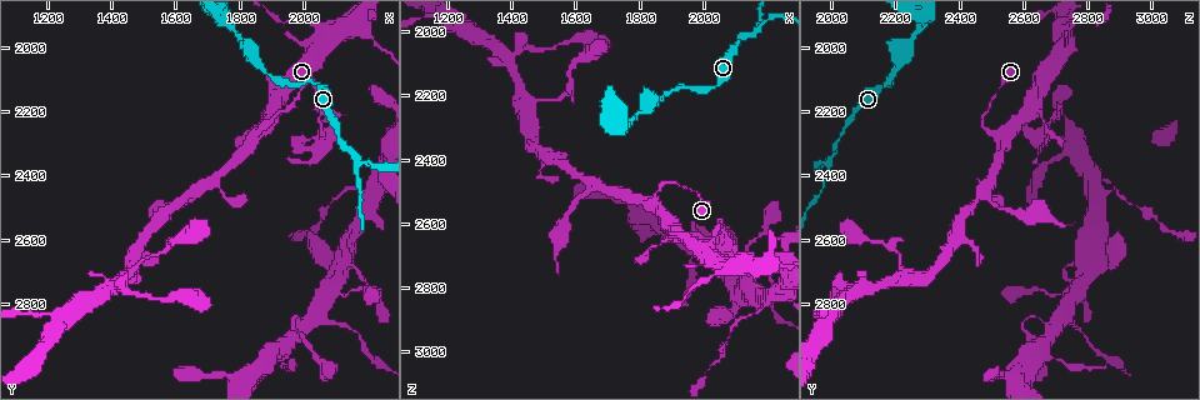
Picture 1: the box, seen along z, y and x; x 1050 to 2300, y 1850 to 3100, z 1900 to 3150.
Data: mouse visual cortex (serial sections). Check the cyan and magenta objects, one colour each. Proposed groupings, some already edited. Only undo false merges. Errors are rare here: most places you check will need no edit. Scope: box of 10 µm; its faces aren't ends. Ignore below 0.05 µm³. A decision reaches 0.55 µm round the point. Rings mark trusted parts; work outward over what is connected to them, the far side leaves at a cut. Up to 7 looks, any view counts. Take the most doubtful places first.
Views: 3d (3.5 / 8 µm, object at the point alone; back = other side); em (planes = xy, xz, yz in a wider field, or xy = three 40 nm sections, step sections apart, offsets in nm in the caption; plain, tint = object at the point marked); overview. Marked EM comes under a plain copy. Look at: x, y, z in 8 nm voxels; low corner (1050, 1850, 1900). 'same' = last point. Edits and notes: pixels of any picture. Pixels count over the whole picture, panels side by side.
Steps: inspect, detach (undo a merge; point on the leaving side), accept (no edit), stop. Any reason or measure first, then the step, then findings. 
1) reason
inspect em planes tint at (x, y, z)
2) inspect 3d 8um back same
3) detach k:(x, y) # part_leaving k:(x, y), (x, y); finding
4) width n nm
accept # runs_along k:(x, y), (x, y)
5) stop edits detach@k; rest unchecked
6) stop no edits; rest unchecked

branch point
inspect 3d 3.5um back at (2160, 2350, 1990)

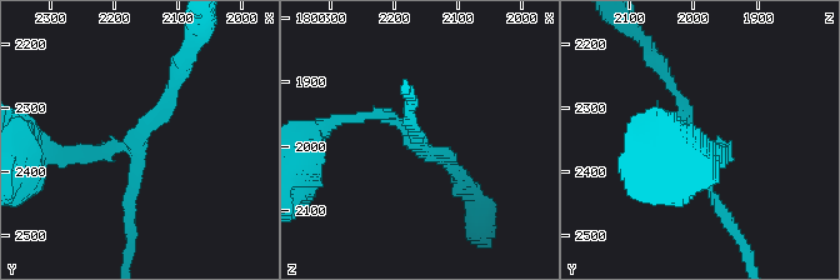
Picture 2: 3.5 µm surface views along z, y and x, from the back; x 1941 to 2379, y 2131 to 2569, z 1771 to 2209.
arms 3; arm_widths 100, 150, 150 nm
inspect em xy step 1 tint at (2165, 2360, 1995)

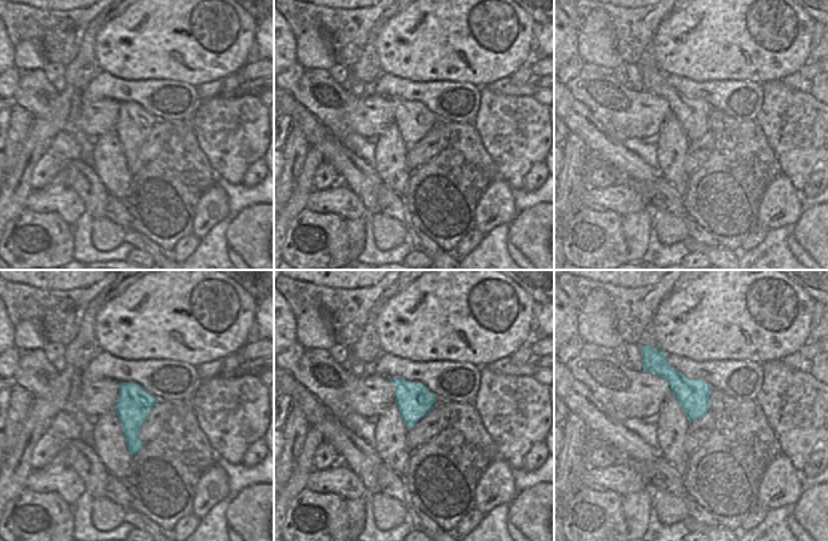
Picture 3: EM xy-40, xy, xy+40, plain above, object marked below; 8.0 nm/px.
inspect em xy step 3 tint same

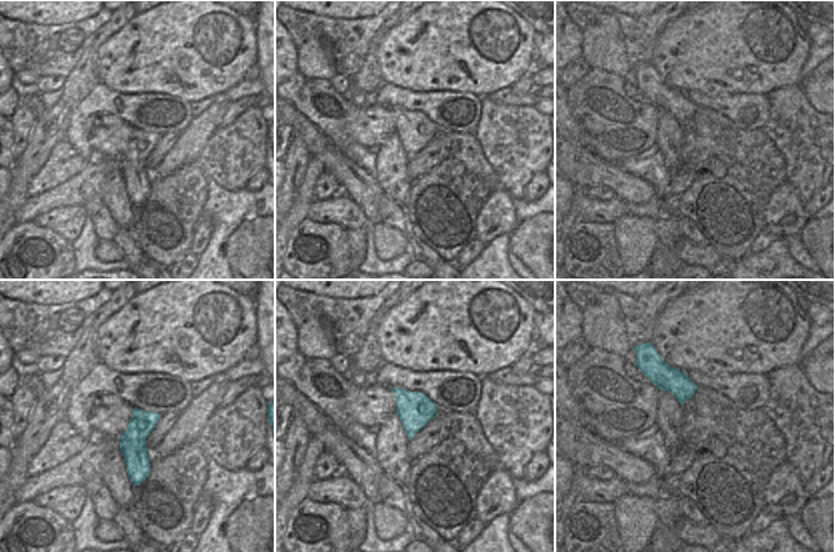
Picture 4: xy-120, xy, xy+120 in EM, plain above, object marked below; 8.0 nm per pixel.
accept # runs_along 2:(666, 79), (726, 221); one cell here

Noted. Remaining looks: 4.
arms part here
inspect 3d 3.5um at (1990, 2070, 2680)

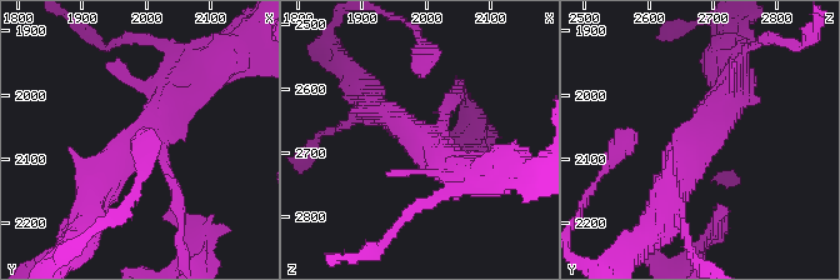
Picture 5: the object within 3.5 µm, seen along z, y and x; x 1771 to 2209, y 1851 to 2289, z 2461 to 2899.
arm_widths 150, 350, 450 nm
accept # continuous, no second cell

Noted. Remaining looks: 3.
abrupt turn
inspect 3d 8um at (2070, 2280, 2630)

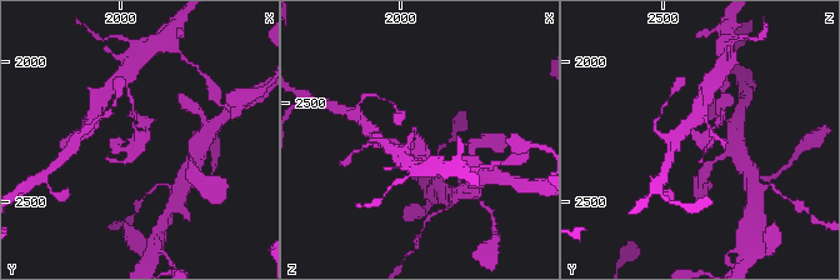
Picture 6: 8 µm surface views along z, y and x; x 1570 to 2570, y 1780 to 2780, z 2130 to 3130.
now the EM
inspect em xy step 5 tint same

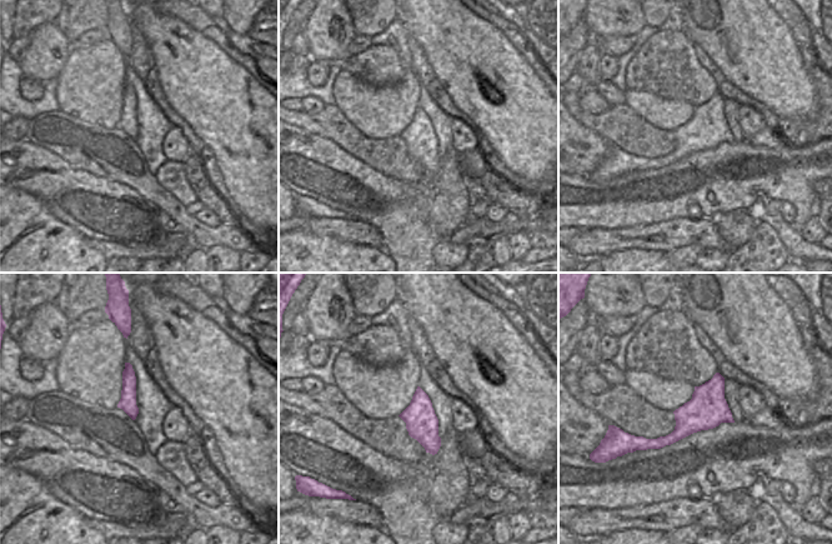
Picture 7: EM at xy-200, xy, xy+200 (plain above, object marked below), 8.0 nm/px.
accept # runs_along 7:(721, 380), (672, 438), (646, 443); continuous, no second cell

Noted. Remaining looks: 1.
stop no edits; rest unchecked

